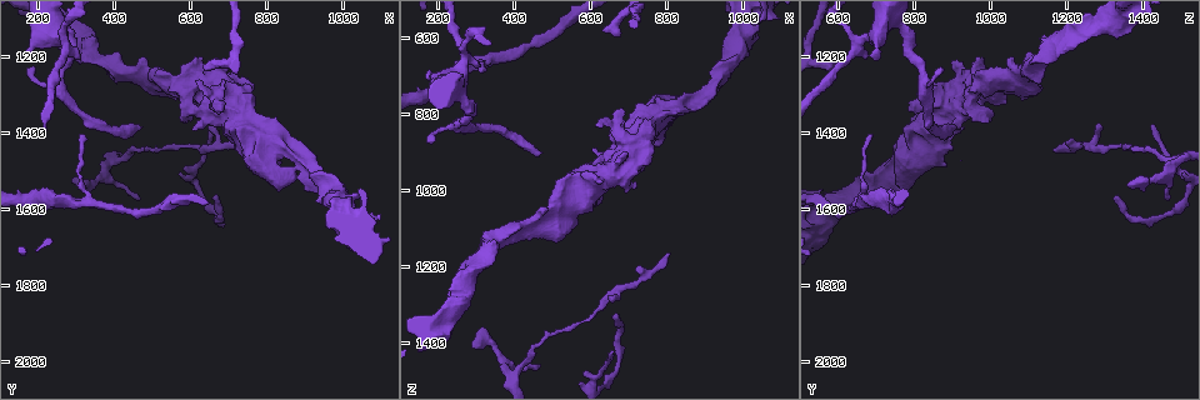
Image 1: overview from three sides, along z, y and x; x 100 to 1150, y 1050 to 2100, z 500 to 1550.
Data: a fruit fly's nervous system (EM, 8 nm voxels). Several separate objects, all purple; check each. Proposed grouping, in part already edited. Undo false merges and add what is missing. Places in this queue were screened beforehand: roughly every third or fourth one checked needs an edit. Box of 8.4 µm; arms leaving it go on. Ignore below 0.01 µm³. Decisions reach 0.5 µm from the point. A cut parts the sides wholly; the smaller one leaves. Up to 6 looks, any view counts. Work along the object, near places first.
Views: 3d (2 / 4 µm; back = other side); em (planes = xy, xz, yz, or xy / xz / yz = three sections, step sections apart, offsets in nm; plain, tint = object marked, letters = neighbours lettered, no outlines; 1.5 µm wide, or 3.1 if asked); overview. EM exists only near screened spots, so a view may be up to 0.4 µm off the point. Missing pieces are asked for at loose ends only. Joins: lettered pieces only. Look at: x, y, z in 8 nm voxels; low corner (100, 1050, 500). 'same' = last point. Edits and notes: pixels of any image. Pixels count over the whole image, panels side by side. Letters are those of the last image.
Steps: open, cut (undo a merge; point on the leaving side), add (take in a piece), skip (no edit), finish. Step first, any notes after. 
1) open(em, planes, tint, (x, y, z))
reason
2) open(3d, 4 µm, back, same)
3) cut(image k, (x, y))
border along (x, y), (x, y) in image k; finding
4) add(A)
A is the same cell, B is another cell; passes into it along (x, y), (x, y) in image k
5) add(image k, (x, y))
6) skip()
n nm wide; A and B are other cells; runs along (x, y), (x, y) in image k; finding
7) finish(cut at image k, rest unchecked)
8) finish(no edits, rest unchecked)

open(3d, 2 µm, (890, 1520, 760))
free end

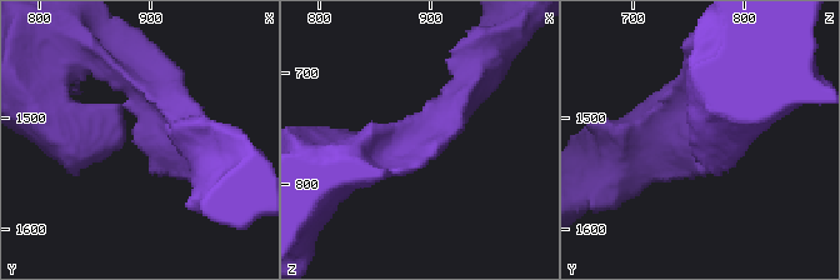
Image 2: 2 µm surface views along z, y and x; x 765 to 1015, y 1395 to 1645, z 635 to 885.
open(em, planes, plain, (888, 1522, 760))
arms of 260, 280 nm; shape alone is not enough

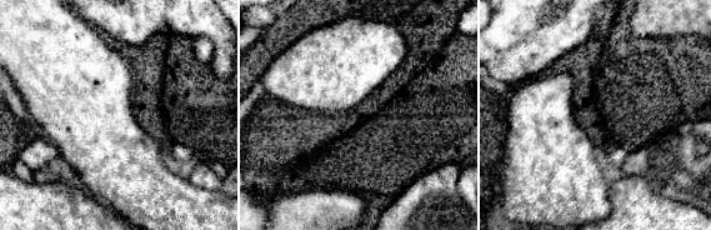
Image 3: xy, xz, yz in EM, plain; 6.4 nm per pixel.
open(em, planes, letters, same)
what lies round it

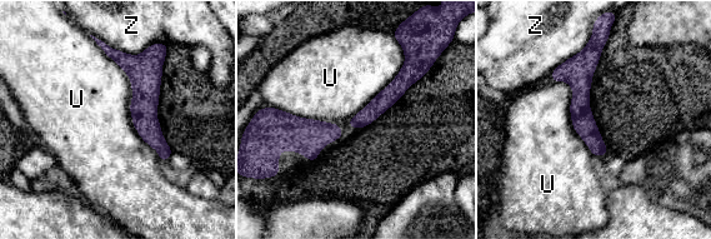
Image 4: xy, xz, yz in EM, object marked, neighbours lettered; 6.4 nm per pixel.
skip()
U and Z are other cells; border along (93, 39), (161, 160) in image 4; none of them fits

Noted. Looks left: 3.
open(3d, 4 µm, (315, 1405, 690))
branch stops here

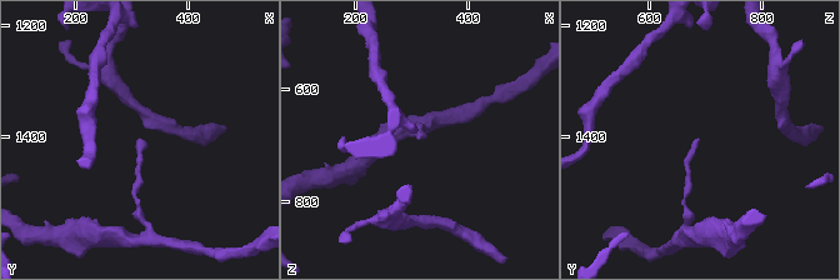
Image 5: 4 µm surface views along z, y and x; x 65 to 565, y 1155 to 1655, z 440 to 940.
open(em, planes, letters, (315, 1400, 685))

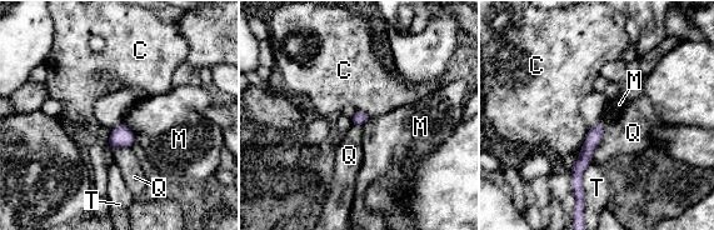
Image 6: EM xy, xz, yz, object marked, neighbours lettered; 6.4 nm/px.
skip()
90 nm wide; C, M, Q and T are other cells; border along (121, 121), (133, 131), (136, 140) in image 6; none of them fits

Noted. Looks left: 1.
open(em, planes, letters, (475, 1390, 910))
branch stops here

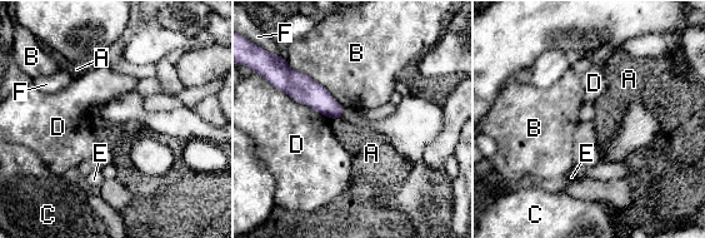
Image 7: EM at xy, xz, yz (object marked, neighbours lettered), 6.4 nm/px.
skip()
B touches over 460 nm; A, B, C, D, E and F are other cells; border along (331, 118), (339, 119) in image 7; no lettered piece goes on from it

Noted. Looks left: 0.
finish(no edits, rest unchecked)

